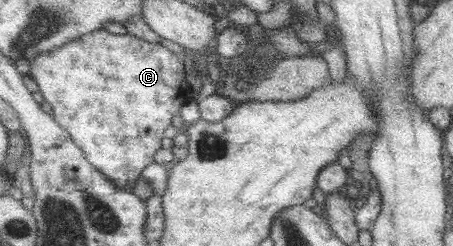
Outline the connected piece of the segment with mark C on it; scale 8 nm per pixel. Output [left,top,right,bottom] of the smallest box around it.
[30,28,192,192]

